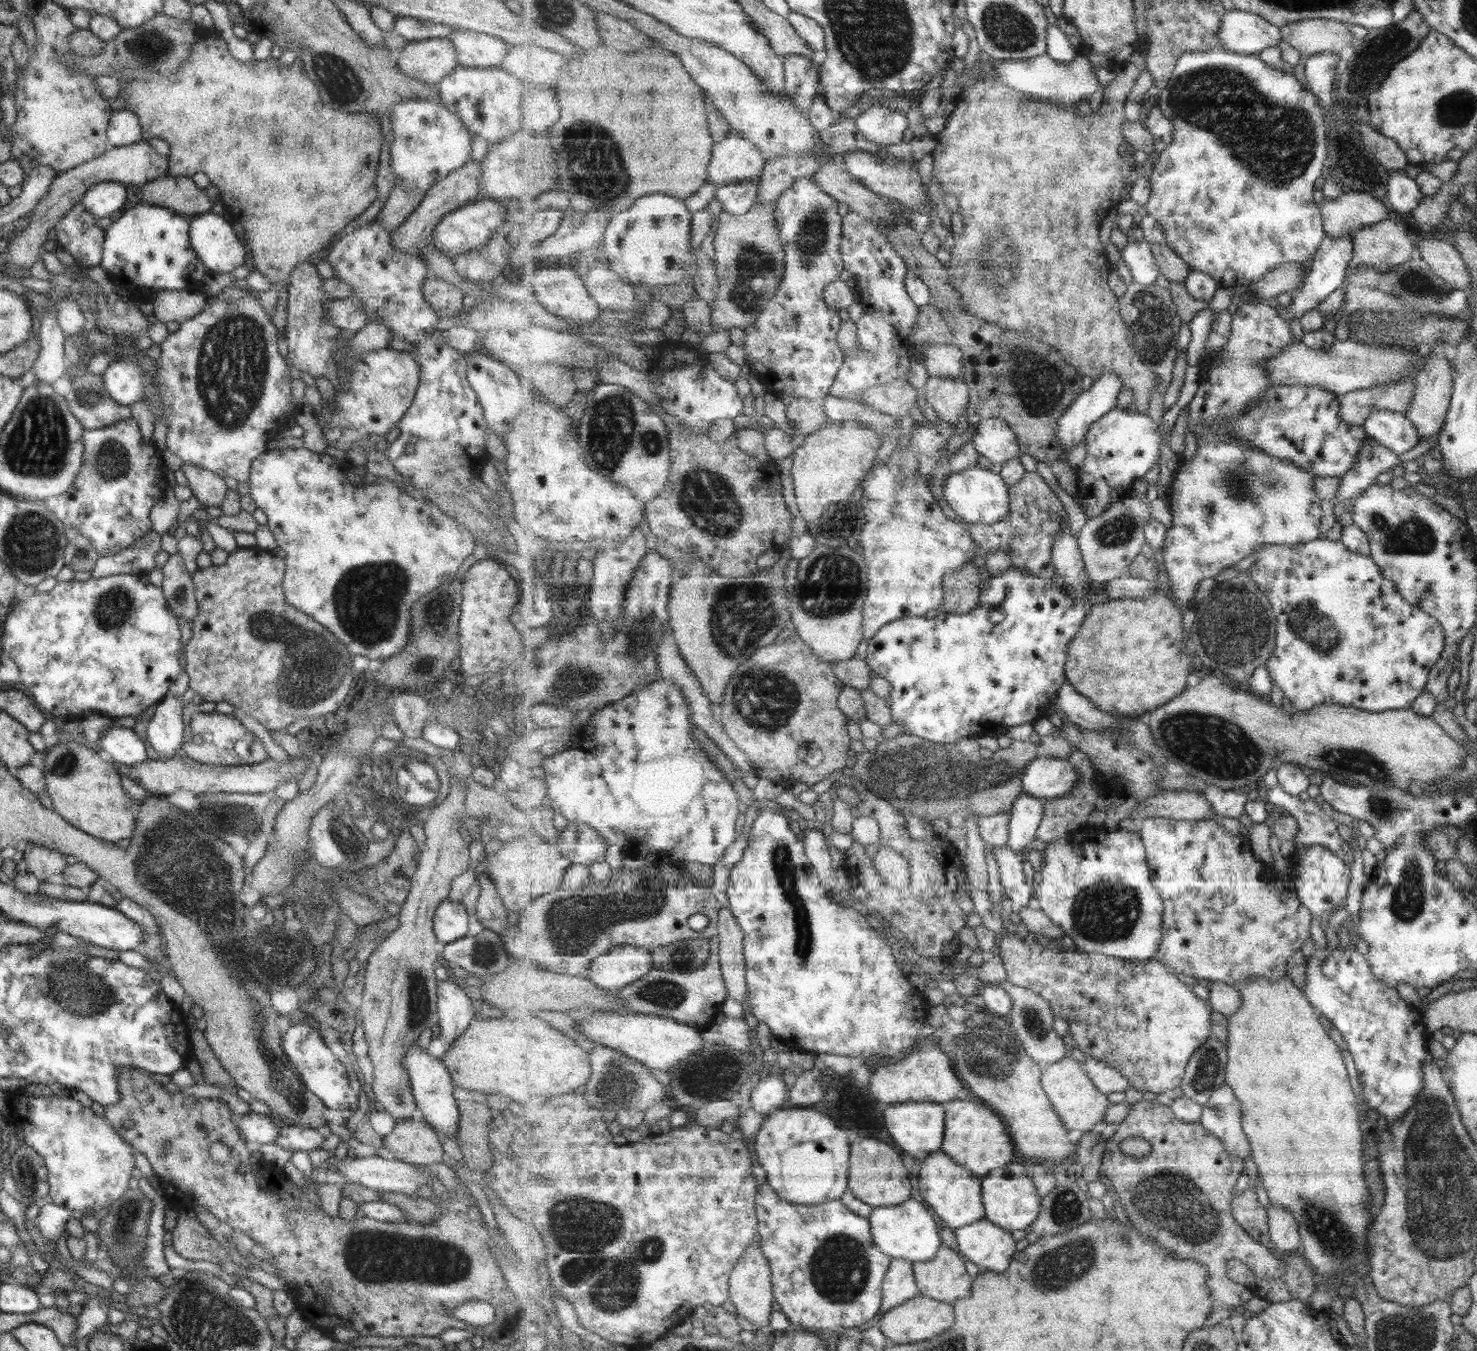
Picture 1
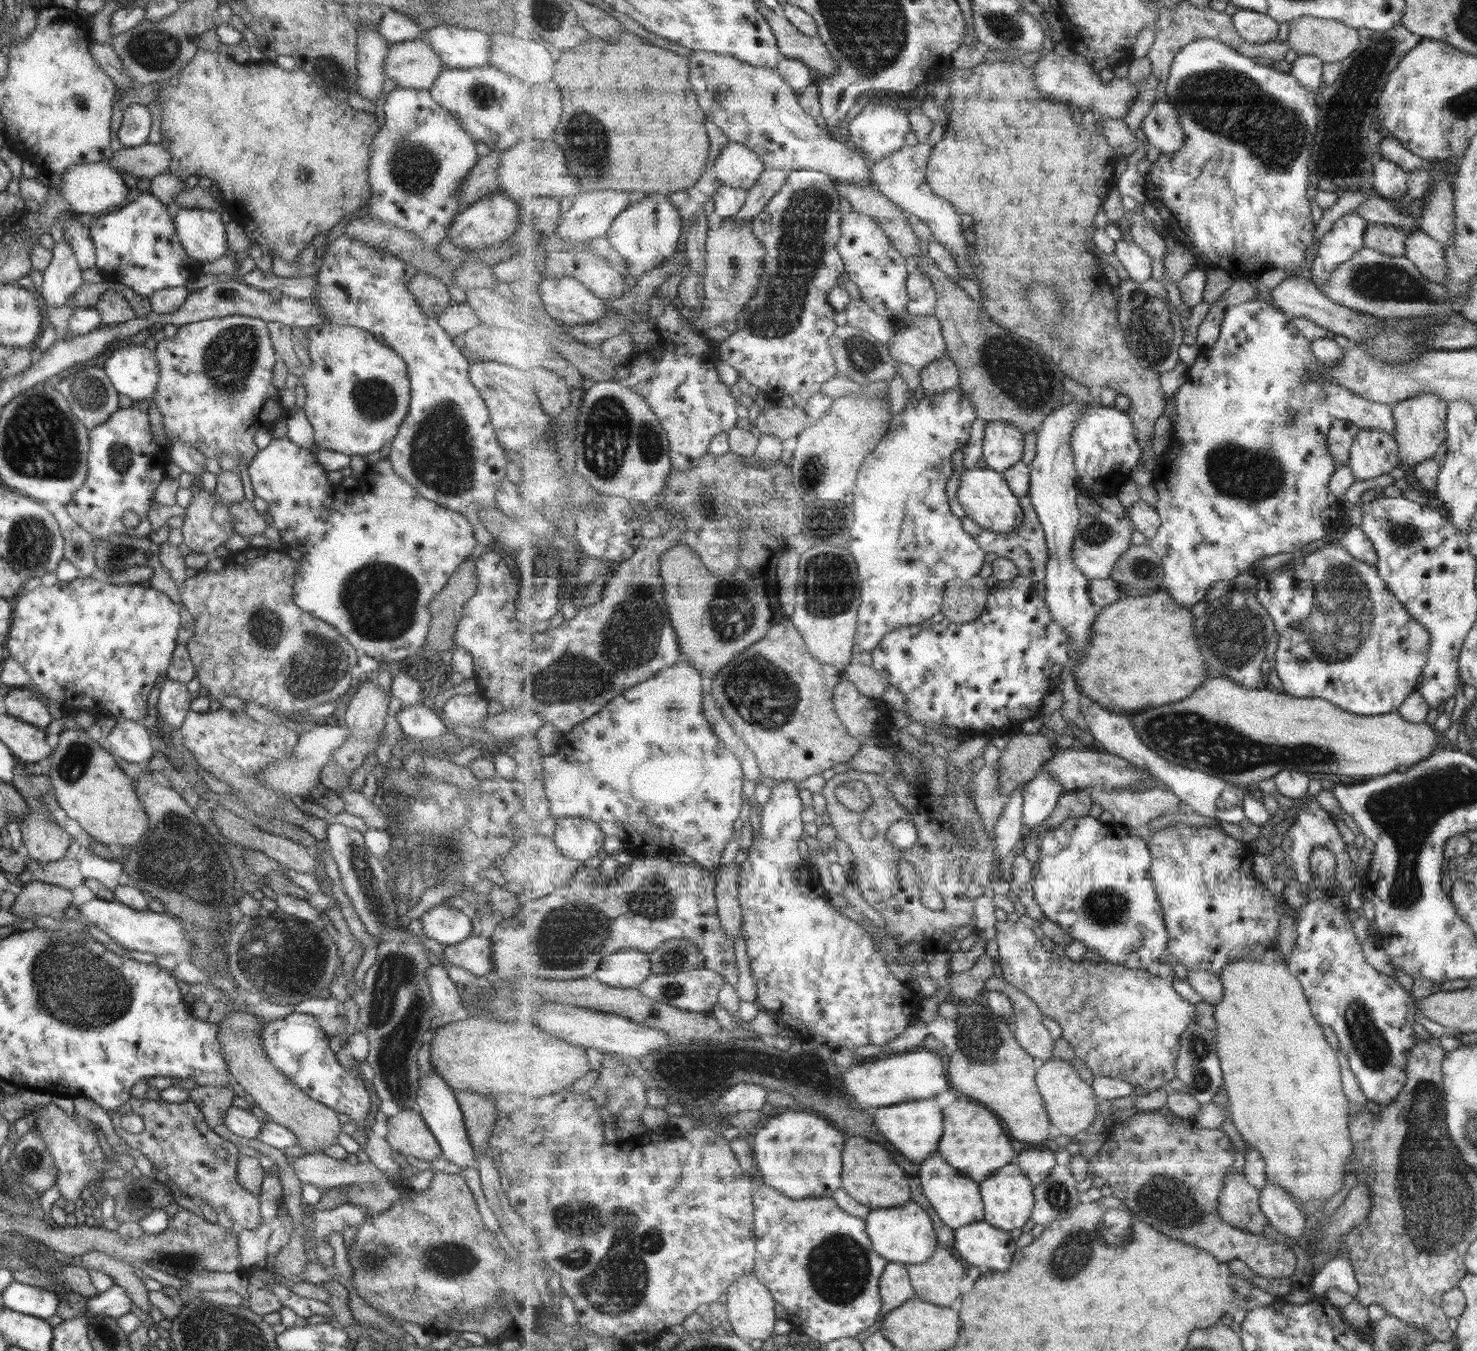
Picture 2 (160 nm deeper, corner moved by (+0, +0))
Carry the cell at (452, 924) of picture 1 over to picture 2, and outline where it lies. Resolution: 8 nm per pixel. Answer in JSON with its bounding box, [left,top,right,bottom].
[420,903,472,947]

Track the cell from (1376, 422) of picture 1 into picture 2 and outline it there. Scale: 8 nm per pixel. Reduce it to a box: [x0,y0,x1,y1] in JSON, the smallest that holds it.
[1147,300,1394,608]

